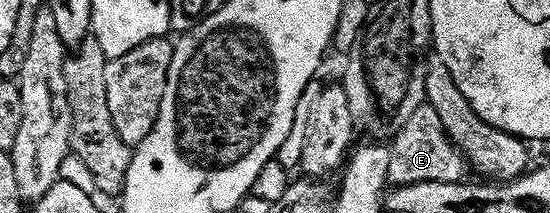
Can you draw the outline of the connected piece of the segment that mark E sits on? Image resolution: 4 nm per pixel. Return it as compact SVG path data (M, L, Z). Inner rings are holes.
M425 103L410 115L406 127L396 134L391 146L392 162L388 180L393 186L407 187L422 183L461 183L465 180L466 162L454 142L446 135L438 111Z

